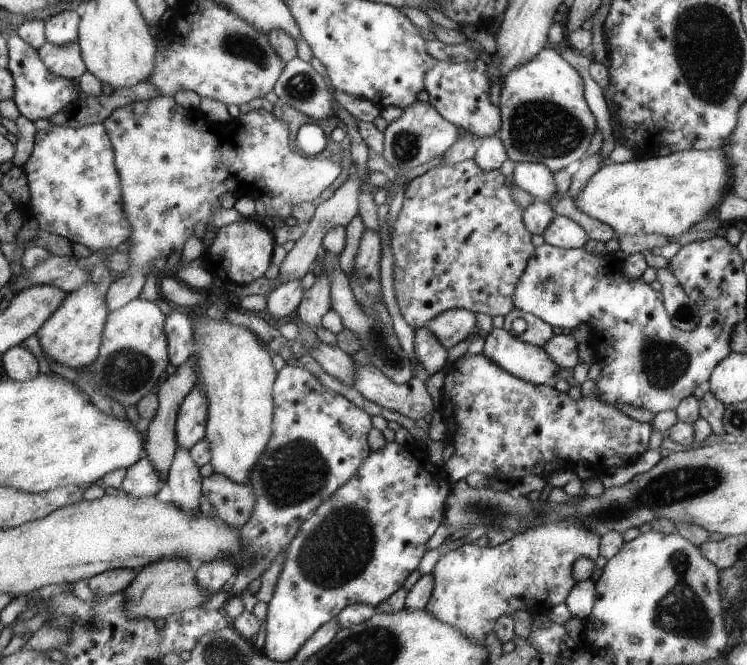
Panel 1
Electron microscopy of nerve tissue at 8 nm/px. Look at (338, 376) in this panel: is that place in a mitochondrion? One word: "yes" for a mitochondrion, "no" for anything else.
no

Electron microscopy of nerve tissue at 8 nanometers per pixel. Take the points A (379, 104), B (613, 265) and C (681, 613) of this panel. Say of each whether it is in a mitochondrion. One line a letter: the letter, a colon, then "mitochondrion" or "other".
A: other
B: other
C: mitochondrion

